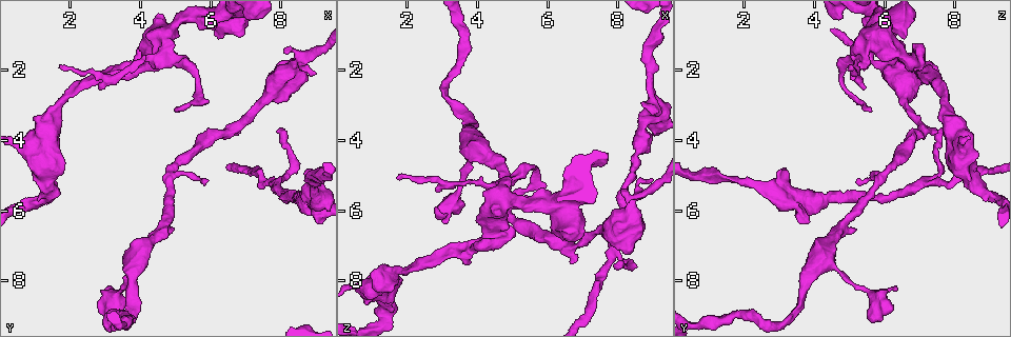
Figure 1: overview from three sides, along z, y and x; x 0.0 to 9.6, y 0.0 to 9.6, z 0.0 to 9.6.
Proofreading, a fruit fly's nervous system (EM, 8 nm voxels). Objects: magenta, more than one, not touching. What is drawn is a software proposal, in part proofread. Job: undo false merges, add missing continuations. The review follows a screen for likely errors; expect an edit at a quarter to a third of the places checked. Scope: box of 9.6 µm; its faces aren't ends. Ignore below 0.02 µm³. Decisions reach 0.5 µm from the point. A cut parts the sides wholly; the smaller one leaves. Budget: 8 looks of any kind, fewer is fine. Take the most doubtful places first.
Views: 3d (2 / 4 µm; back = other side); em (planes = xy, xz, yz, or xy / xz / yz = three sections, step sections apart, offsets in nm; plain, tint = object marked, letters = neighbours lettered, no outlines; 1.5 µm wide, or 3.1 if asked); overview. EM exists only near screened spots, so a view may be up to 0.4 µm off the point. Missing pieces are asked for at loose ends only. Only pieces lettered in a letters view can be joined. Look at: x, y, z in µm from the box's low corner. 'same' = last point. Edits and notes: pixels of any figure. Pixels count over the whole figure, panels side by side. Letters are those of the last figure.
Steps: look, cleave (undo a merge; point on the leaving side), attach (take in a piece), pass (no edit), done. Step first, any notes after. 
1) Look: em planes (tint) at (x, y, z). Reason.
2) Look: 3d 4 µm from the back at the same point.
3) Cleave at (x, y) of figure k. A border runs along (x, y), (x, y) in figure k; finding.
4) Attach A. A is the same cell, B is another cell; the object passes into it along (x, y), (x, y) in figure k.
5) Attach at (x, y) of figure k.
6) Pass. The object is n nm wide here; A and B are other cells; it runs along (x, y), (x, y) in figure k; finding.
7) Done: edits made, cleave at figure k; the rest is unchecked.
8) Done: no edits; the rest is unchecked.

Look: 3d 2 µm at (1.35, 5.40, 8.65). Sudden change in width.

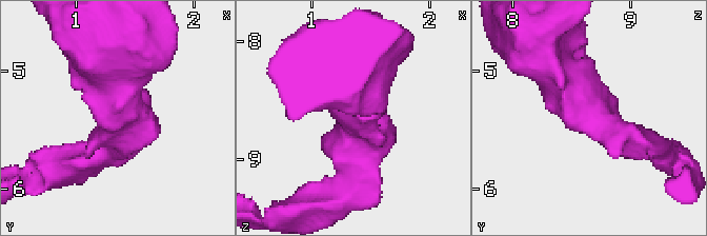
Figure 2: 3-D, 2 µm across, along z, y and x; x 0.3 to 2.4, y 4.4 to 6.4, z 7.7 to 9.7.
Look: em planes (letters) at (1.36, 5.34, 8.66). The arms are 220, 600 nm wide.

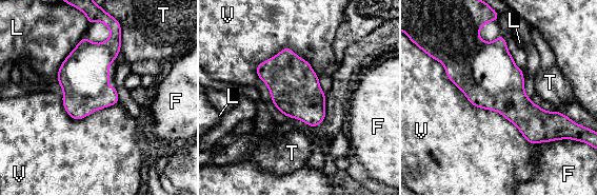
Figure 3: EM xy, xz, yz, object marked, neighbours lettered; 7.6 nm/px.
Pass. The longest contact is with V, 950 nm; F, L, T and V are other cells; a border runs along (437, 61), (533, 144) in figure 3; continuous, no second cell.

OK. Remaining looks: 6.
Look: 3d 2 µm at (3.60, 8.05, 5.10). Narrows sharply.

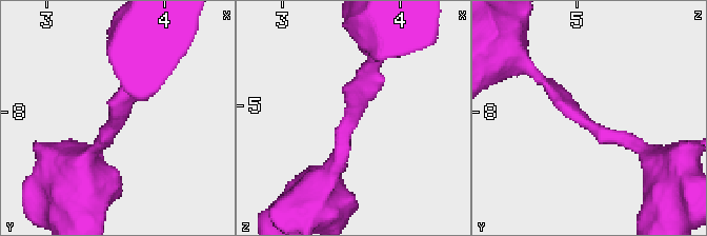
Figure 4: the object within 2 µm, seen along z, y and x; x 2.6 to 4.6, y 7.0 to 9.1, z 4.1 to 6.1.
Look: em planes (letters) at (3.62, 8.10, 5.12). Shape alone is not enough.

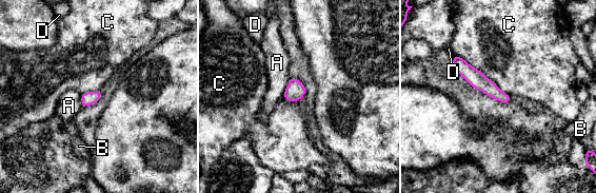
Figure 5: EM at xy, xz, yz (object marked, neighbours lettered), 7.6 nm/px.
Pass. A, B, C and D are other cells; it runs along (455, 59), (482, 83), (508, 98) in figure 5; one cell here.

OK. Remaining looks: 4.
Look: 3d 2 µm at (9.10, 6.35, 3.85). Branch stops here.

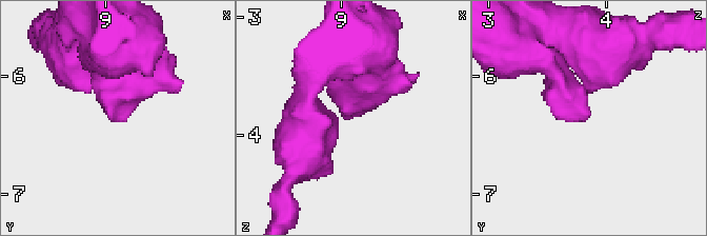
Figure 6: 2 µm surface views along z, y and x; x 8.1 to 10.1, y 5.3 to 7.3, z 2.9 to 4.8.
Look: em planes (letters) at (9.10, 6.30, 3.88). Now the EM.

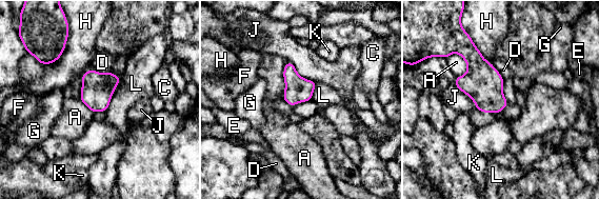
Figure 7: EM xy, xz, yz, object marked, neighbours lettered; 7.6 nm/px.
Pass. The longest contact is with H, 300 nm; A, C, D, E, F, G, H, J, K and L are other cells; a border runs along (286, 61), (283, 67), (282, 97) in figure 7; none of them fits.

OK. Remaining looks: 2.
Done: no edits; the rest is unchecked.

